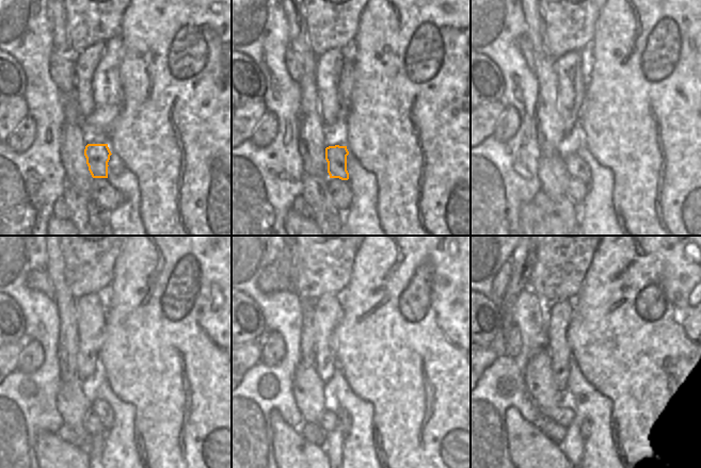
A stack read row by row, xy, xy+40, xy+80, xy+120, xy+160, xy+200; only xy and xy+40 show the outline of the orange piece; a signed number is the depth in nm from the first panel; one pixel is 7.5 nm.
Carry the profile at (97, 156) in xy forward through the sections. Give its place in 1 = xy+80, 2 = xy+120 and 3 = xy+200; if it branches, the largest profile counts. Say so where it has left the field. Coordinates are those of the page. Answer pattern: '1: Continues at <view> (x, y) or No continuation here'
1: Continues at xy+80 (576, 167)
2: Continues at xy+120 (100, 407)
3: Continues at xy+200 (585, 428).

